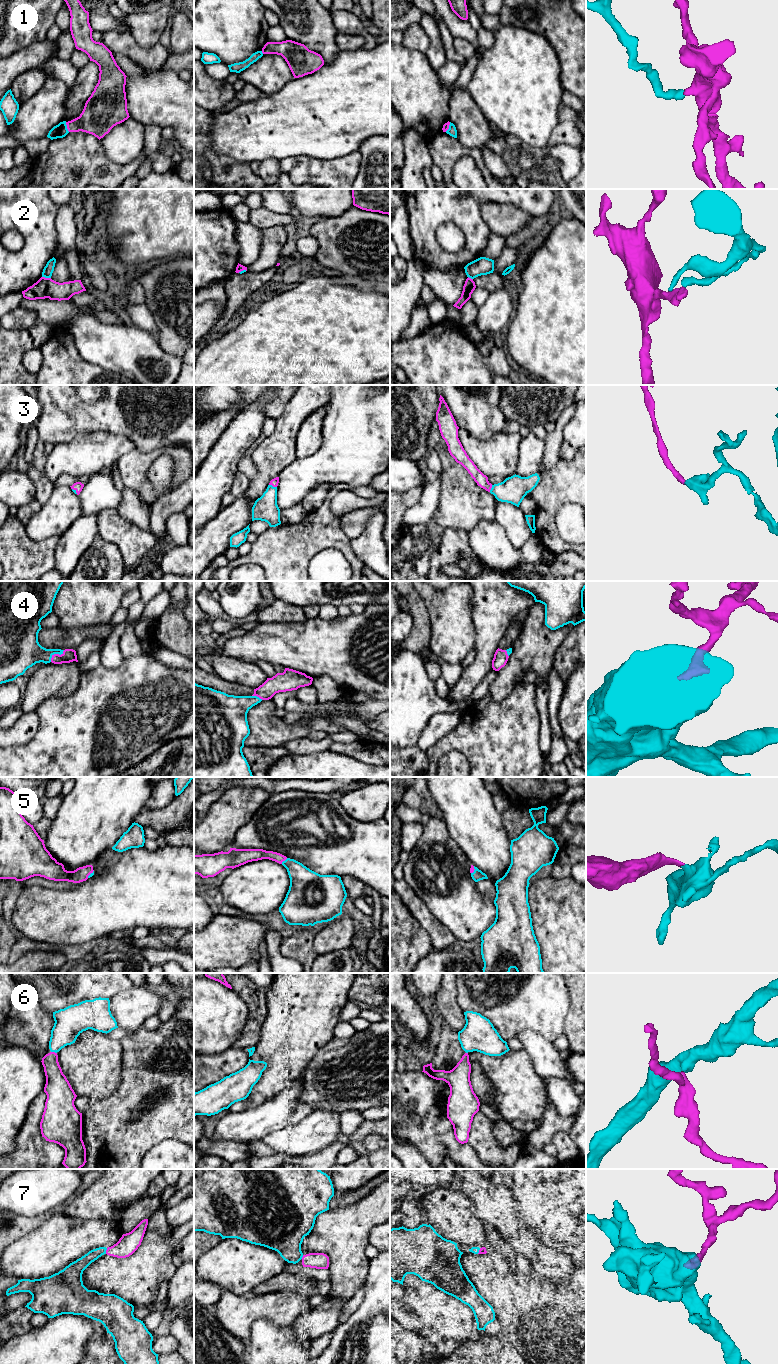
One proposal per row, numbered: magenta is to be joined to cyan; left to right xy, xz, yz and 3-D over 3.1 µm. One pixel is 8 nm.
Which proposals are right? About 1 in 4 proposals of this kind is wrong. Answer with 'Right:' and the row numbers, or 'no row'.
Right: 3, 4, 5, 6, 7

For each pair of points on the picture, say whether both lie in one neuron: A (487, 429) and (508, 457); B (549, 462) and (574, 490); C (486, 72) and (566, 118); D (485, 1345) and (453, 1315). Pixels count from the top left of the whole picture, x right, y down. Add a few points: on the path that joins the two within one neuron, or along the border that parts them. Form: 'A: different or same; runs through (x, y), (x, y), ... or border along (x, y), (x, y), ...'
A: different; border along (502, 430), (487, 440), (478, 440), (469, 433)
B: different; border along (560, 458), (550, 468), (541, 467)
C: different; border along (562, 102), (558, 107), (557, 124), (550, 135)
D: different; border along (471, 1337), (456, 1344)

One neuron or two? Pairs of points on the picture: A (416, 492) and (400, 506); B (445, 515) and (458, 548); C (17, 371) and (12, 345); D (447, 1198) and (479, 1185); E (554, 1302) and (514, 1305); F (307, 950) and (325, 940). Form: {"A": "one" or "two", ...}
{"A": "one", "B": "two", "C": "one", "D": "two", "E": "one", "F": "two"}

